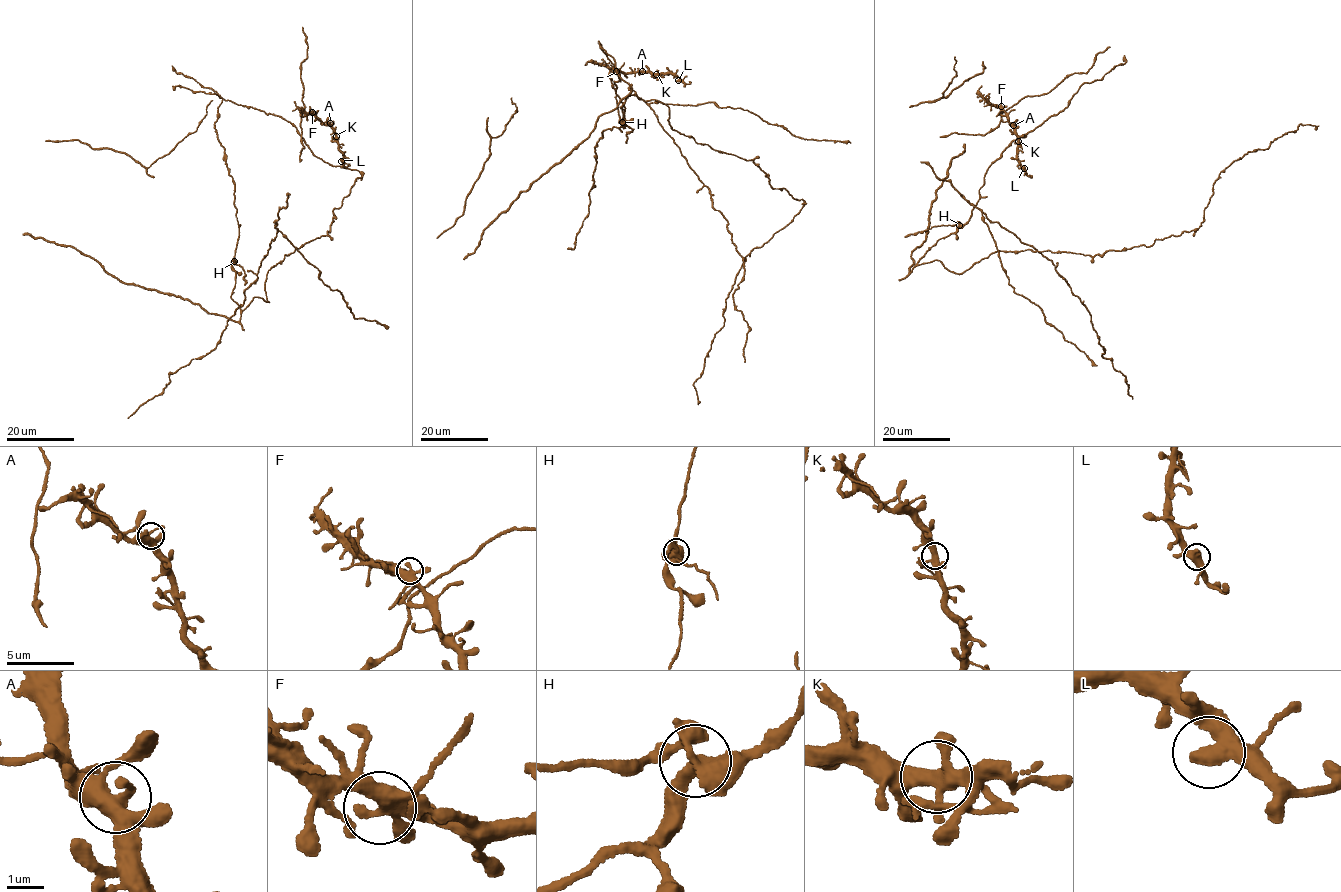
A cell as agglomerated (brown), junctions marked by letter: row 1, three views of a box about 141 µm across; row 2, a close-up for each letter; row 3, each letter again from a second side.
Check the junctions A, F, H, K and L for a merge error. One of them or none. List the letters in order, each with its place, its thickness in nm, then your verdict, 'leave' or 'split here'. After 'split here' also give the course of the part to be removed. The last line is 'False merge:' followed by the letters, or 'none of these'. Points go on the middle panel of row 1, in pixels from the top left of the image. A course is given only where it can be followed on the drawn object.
A: place (642, 71); calibre 400 nm; leave
F: place (616, 71); calibre 440 nm; leave
H: place (622, 122); calibre 420 nm; split here; course (622, 122), (610, 78)
K: place (656, 74); calibre 360 nm; leave
L: place (678, 80); calibre 380 nm; leave
False merge: H

